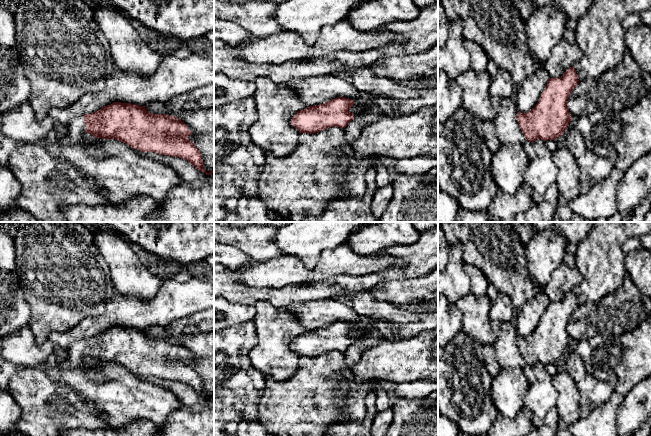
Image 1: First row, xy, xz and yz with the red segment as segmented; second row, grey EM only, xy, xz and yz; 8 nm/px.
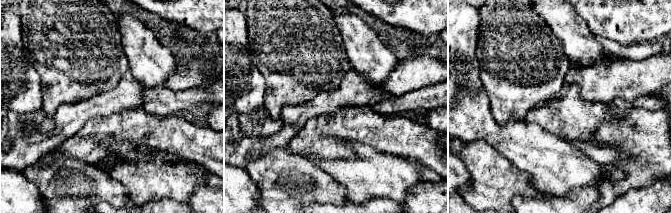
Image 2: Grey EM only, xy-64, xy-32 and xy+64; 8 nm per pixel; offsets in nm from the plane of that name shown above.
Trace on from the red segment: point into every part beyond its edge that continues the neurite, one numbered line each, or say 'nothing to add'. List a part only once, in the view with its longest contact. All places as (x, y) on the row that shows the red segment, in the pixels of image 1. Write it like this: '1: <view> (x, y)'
1: xy (77, 128)

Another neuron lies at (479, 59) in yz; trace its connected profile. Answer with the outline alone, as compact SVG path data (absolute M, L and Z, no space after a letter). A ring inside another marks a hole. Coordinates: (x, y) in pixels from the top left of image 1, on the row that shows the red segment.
M465 40L463 45L471 57L471 69L476 72L487 70L487 64L490 60L481 45L475 41Z

